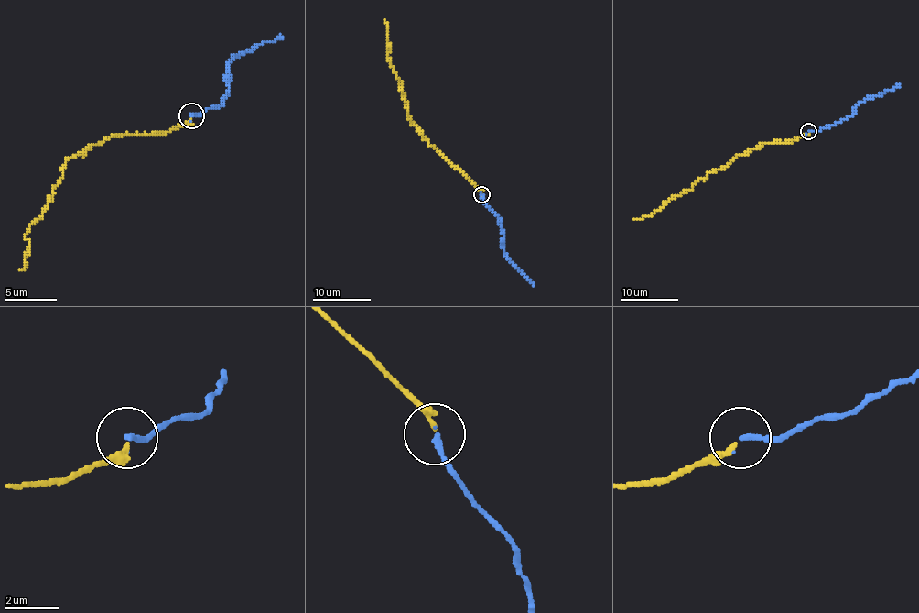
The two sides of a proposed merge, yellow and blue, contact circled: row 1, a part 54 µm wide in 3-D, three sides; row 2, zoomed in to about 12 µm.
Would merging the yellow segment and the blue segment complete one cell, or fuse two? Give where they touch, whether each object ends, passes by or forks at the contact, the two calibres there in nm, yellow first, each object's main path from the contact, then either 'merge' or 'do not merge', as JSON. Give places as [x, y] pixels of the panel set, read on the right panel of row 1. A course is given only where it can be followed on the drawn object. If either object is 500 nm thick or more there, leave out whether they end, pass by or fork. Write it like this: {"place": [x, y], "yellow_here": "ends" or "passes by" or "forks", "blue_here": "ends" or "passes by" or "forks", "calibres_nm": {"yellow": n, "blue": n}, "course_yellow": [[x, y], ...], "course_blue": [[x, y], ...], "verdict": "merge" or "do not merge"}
{"place": [808, 131], "yellow_here": "ends", "blue_here": "ends", "calibres_nm": {"yellow": 190, "blue": 200}, "course_yellow": [[808, 132], [794, 140], [764, 142], [697, 180], [688, 191], [669, 199], [647, 216], [634, 219]], "course_blue": [[808, 132], [818, 132], [850, 117], [860, 103], [899, 86]], "verdict": "merge"}

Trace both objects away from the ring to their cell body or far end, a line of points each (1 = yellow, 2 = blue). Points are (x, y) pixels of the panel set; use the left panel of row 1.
1: (190, 116), (167, 131), (111, 134), (65, 162), (49, 201), (24, 234), (29, 242), (27, 265), (19, 269)
2: (190, 116), (199, 116), (223, 101), (229, 91), (229, 65), (234, 57), (283, 37)

